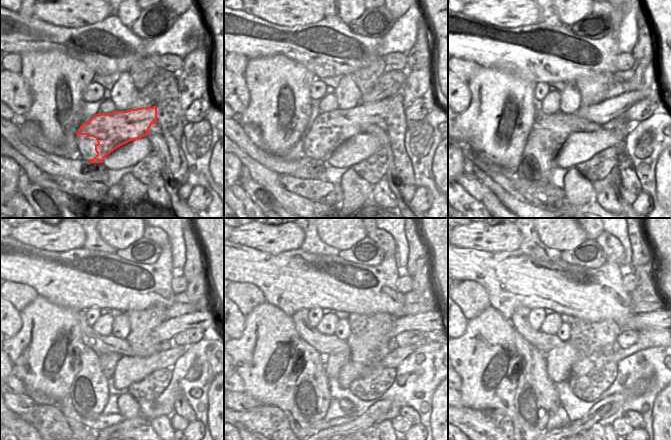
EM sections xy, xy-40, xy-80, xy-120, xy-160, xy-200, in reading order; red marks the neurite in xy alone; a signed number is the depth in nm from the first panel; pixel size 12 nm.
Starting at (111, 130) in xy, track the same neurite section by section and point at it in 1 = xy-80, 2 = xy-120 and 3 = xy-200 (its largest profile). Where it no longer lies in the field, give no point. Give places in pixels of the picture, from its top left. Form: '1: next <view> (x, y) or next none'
1: next xy-80 (556, 128)
2: next xy-120 (168, 329)
3: next xy-200 (642, 321)

